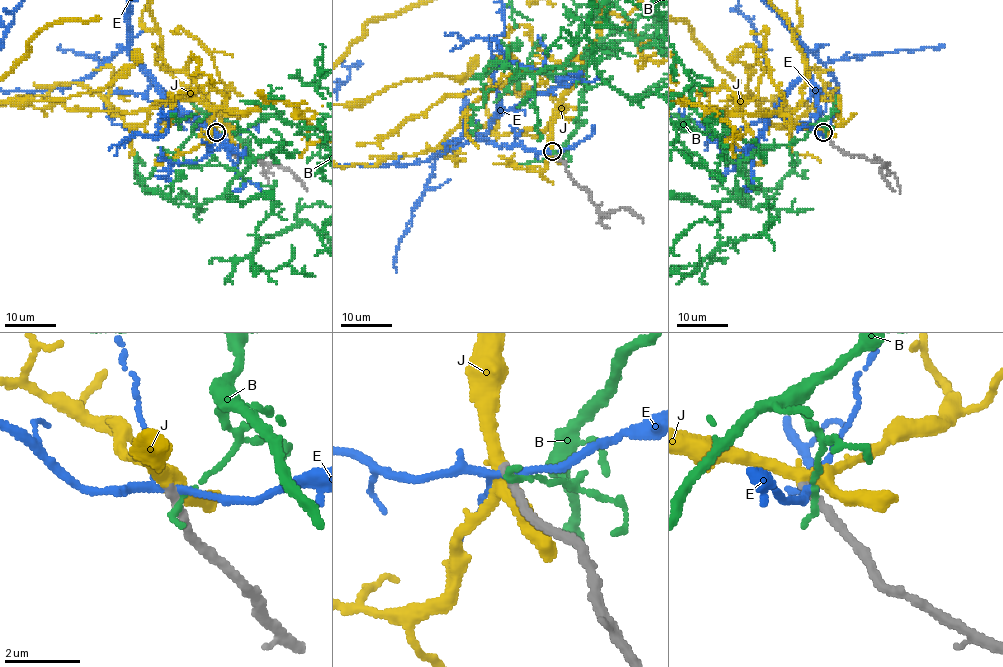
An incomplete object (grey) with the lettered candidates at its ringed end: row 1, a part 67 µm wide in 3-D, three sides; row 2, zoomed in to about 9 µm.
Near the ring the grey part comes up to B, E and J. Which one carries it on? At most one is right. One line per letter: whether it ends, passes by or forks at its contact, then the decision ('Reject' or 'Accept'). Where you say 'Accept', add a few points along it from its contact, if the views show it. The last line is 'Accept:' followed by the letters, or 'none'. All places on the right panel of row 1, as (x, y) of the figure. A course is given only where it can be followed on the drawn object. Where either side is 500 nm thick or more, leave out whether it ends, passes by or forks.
B: It ends there. Reject
E: It forks there. Reject
J: It forks there. Accept
Accept: J

